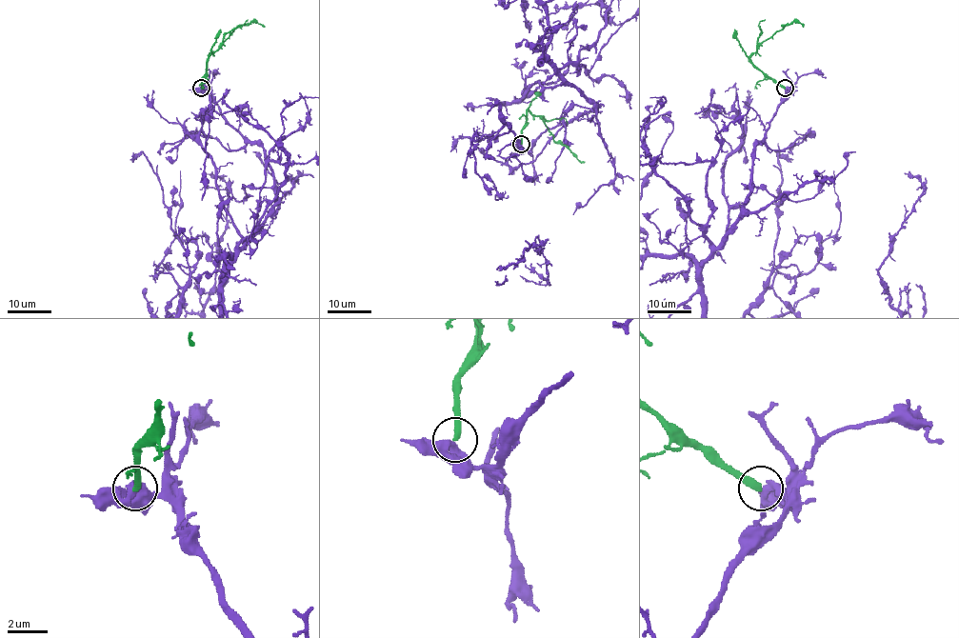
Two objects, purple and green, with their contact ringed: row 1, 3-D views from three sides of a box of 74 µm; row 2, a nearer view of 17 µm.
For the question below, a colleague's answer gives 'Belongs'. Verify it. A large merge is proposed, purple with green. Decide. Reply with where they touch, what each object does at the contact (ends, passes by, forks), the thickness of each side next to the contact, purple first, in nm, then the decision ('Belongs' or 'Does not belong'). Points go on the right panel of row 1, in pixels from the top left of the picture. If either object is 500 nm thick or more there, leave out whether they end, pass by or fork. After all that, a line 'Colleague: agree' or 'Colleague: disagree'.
Place: (785, 88). Thickness 500 nm (purple) against 360 nm. Does not belong
Colleague: disagree

